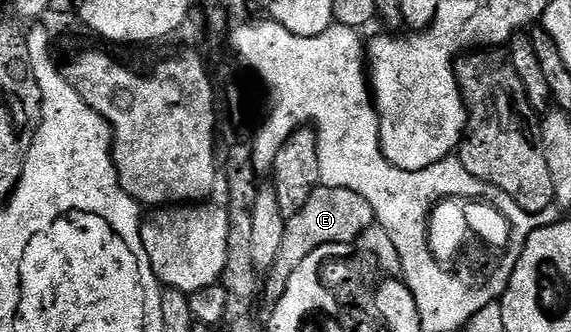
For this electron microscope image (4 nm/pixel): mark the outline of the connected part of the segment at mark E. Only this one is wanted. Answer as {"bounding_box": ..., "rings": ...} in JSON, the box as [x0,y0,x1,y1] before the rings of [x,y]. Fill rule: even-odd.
{"bounding_box":[263,184,375,304],"rings":[[[324,184],[318,186],[311,200],[307,200],[307,204],[303,204],[303,208],[299,208],[299,212],[295,212],[295,216],[286,221],[279,256],[263,278],[264,297],[266,294],[273,304],[280,302],[286,294],[285,289],[291,276],[297,271],[299,264],[303,264],[303,260],[307,260],[307,256],[315,252],[315,248],[356,243],[361,234],[374,225],[375,215],[371,204],[363,200],[359,192],[351,192],[347,188],[331,188]]]}

